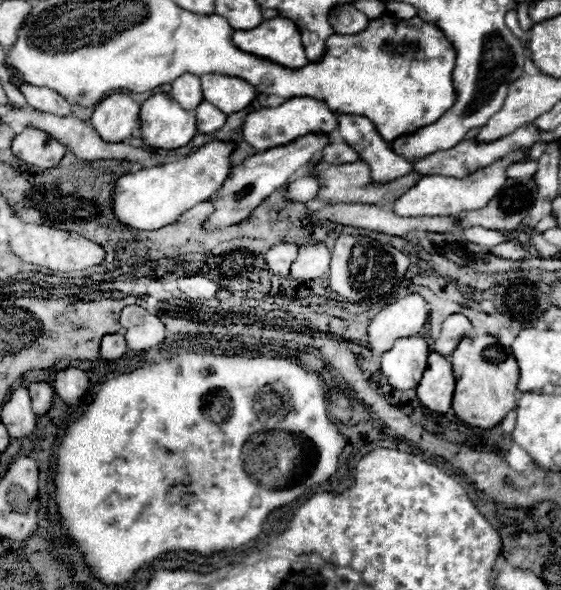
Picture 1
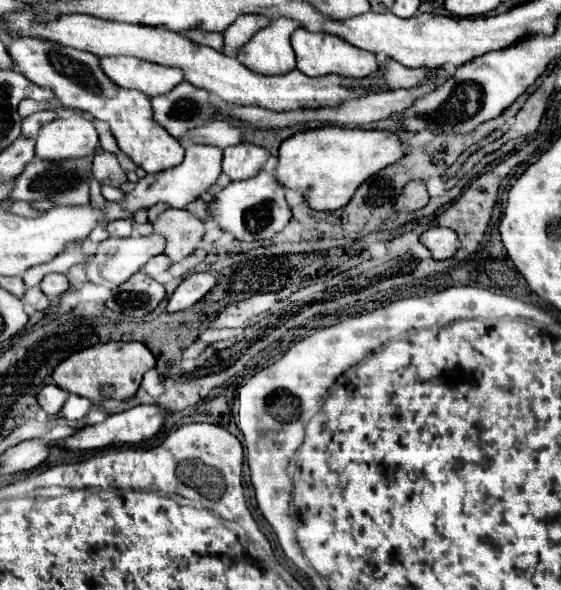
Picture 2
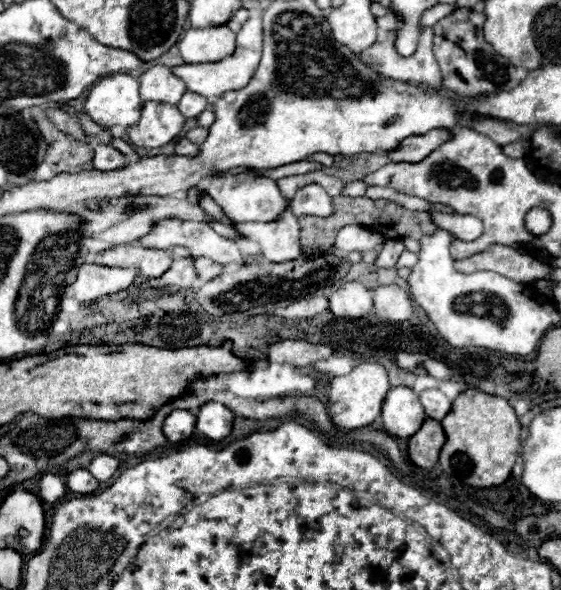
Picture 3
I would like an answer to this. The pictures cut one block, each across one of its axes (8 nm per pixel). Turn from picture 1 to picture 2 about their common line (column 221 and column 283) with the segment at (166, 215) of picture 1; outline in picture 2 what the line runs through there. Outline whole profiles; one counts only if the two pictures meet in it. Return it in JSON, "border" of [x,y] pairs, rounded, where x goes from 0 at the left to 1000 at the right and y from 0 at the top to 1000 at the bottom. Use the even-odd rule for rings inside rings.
{"border":[[[581,214],[531,224],[503,241],[488,302],[510,322],[531,322],[556,356],[592,359],[617,349],[627,339],[635,319],[656,305],[656,298],[677,292],[677,285],[688,285],[692,278],[702,278],[717,264],[717,241],[695,220]]]}

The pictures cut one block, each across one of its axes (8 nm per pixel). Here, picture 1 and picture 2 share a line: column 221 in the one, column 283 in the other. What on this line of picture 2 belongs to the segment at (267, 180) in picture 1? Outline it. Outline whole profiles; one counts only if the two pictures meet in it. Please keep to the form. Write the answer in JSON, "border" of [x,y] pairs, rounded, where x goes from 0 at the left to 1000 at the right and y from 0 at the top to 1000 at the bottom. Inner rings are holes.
{"border":[[[460,292],[449,305],[410,308],[385,336],[371,346],[371,373],[381,373],[389,386],[414,397],[428,410],[460,410],[488,403],[513,376],[520,363],[506,336],[506,319],[478,292]]]}

